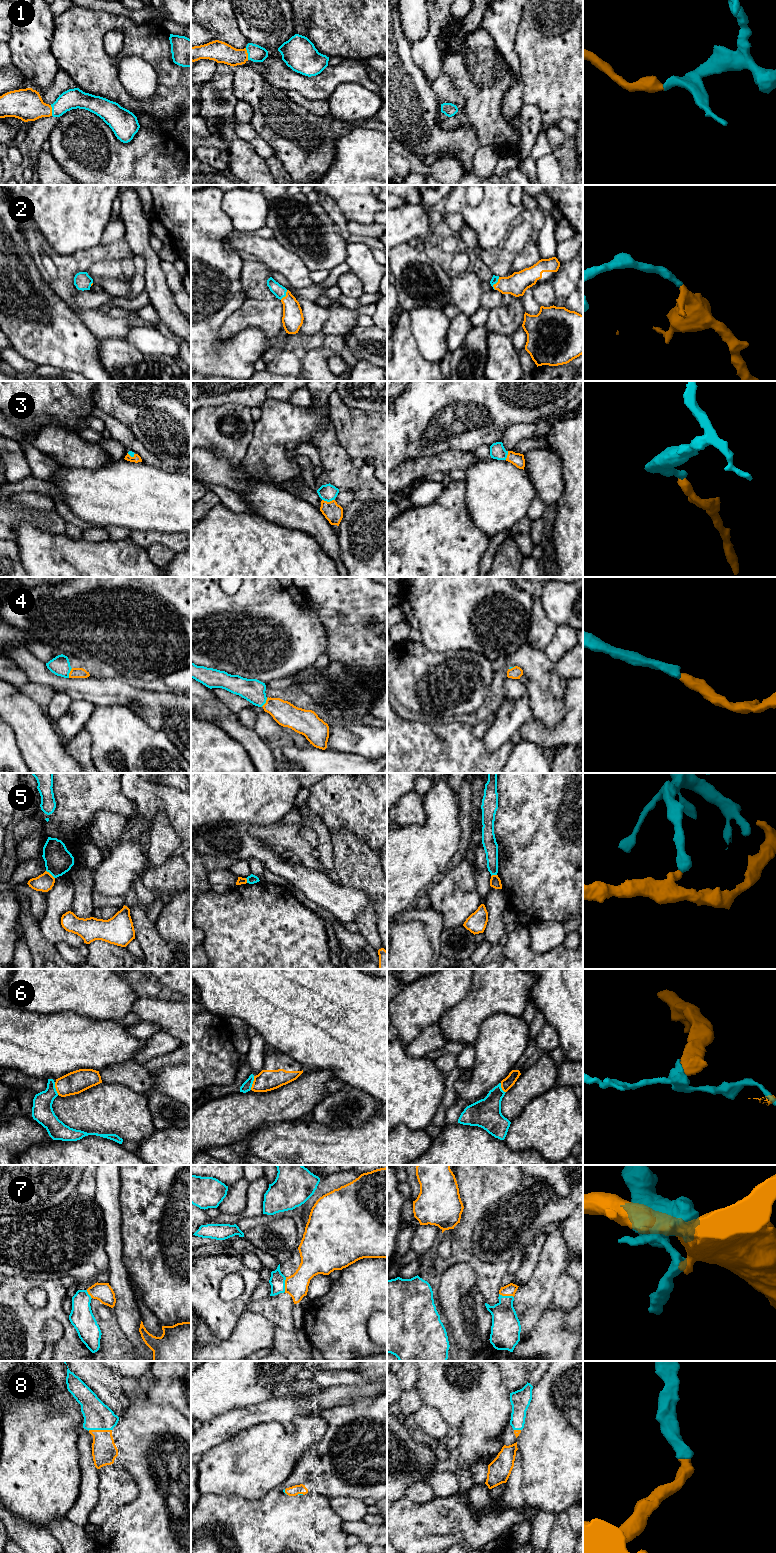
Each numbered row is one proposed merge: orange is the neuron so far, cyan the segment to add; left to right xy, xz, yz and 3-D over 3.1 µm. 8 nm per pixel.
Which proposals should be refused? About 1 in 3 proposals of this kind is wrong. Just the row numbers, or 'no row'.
5, 6

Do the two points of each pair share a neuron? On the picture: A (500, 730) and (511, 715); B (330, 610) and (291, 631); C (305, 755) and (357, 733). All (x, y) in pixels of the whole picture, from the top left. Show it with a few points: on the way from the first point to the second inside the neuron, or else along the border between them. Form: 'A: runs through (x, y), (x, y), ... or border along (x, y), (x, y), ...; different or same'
A: runs through (504, 726), (509, 719); same
B: border along (313, 610), (324, 627), (326, 638); different
C: border along (326, 748), (349, 754); different

